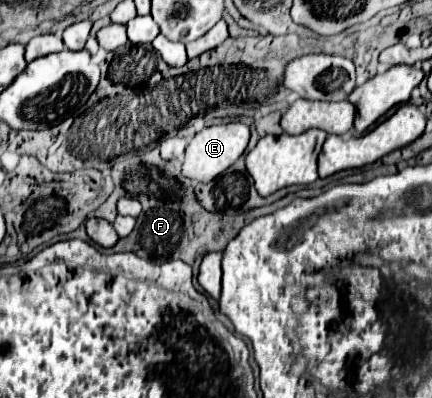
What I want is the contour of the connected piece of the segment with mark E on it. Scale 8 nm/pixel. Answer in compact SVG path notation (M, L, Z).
M229 122L229 124L203 128L201 132L193 136L189 146L185 148L185 162L183 162L181 174L197 182L211 182L215 176L227 170L245 152L247 142L249 142L249 126L241 122Z

